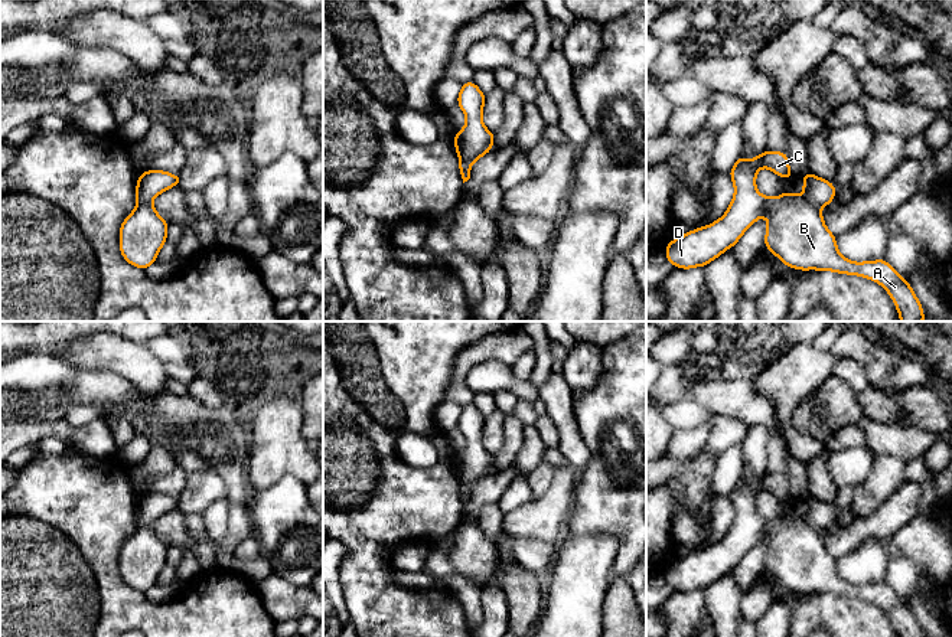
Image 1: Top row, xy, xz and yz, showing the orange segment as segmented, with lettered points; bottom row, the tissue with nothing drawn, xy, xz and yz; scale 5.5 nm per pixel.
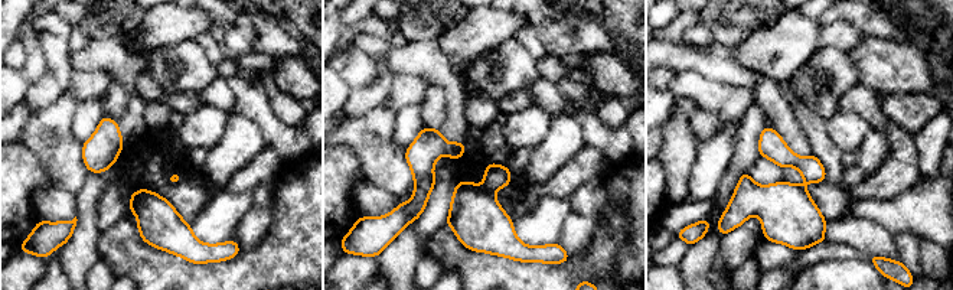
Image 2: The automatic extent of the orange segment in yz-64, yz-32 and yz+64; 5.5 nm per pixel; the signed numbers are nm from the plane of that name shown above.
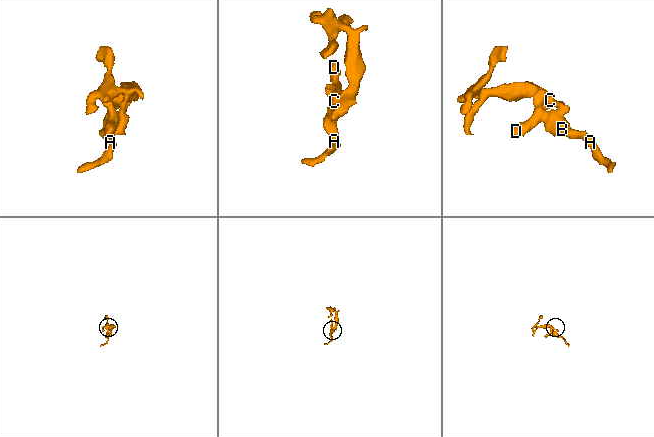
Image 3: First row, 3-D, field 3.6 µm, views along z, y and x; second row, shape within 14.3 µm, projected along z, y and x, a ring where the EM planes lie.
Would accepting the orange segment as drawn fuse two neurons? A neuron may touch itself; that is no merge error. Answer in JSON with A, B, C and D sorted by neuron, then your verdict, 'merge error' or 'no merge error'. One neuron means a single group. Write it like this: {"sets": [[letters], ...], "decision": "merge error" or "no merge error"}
{"sets": [["A", "B", "D"], ["C"]], "decision": "merge error"}

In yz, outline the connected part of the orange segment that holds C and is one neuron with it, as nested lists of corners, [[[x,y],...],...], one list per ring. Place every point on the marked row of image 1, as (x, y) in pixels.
[[[764,150],[762,153],[762,161],[763,161],[763,167],[767,167],[779,177],[786,180],[793,177],[786,153]]]

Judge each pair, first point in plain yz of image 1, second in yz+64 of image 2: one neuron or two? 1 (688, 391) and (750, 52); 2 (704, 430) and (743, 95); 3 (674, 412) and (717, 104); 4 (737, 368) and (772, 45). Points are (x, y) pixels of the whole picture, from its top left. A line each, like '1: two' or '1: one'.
1: two
2: two
3: one
4: two

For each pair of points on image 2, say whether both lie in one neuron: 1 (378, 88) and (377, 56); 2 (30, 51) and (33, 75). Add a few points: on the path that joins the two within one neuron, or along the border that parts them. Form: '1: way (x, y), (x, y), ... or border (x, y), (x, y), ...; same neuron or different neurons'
1: way (381, 81), (379, 64); same neuron
2: way (33, 56), (33, 69); same neuron

